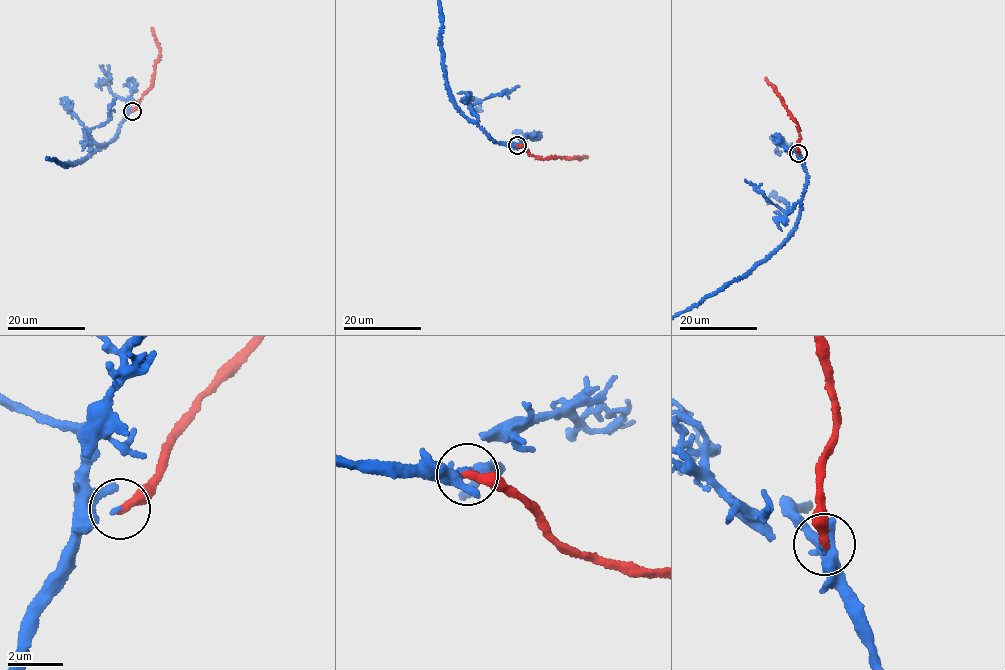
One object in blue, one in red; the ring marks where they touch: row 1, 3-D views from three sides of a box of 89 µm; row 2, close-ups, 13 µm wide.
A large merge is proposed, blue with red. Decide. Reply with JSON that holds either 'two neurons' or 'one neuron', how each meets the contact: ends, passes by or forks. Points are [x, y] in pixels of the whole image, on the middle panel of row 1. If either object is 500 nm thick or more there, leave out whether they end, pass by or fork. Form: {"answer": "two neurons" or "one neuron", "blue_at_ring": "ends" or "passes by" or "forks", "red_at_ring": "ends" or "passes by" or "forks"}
{"answer": "one neuron", "blue_at_ring": "ends", "red_at_ring": "ends"}

